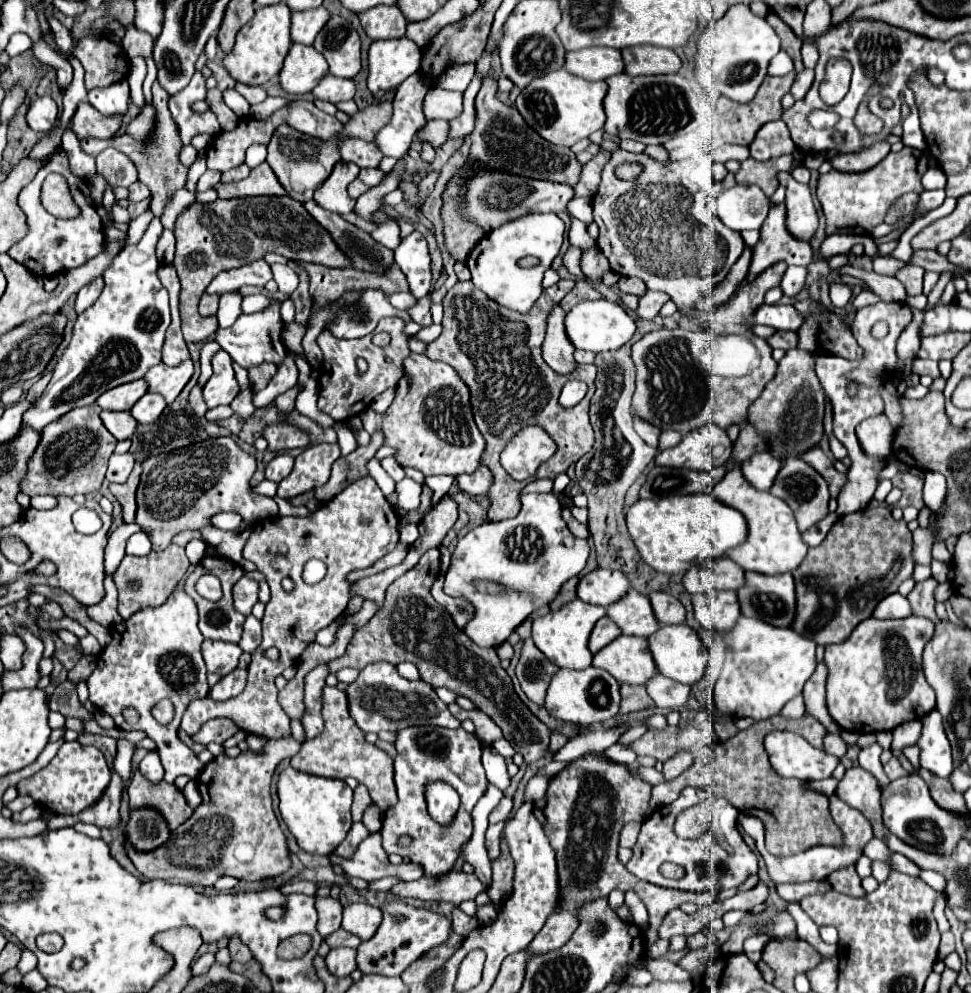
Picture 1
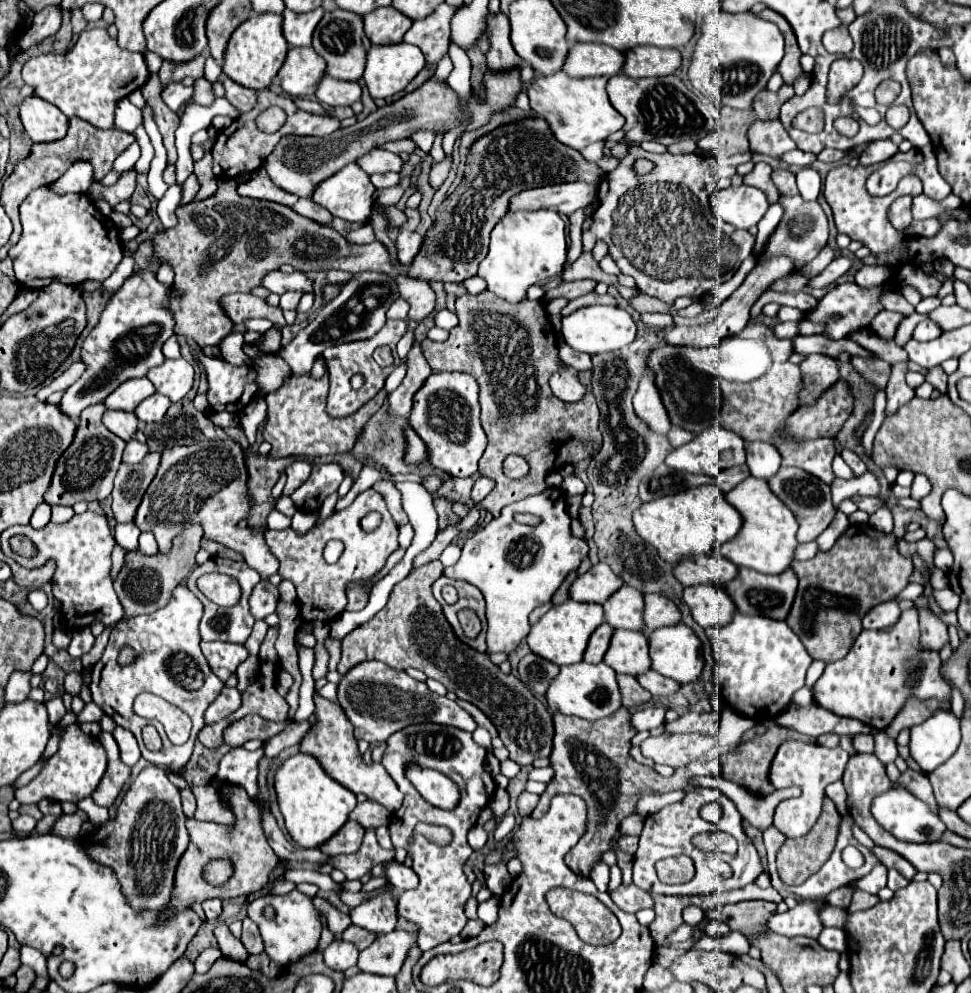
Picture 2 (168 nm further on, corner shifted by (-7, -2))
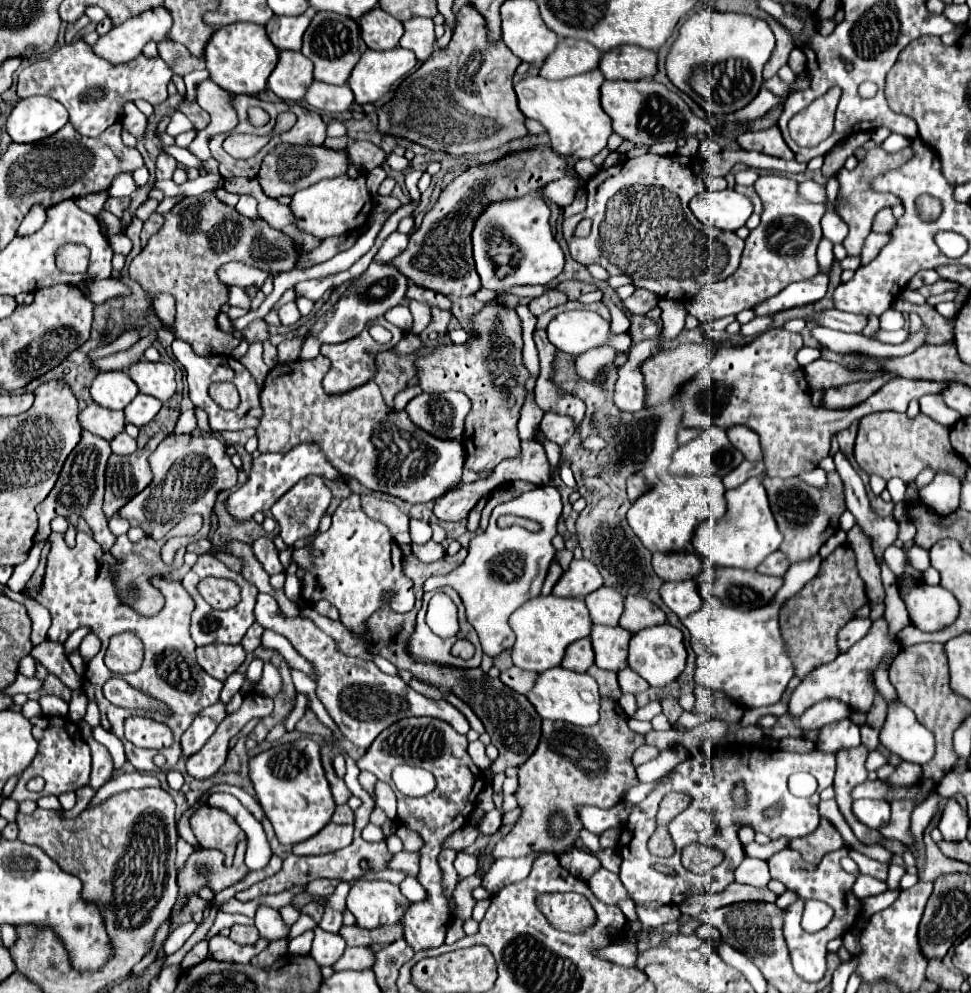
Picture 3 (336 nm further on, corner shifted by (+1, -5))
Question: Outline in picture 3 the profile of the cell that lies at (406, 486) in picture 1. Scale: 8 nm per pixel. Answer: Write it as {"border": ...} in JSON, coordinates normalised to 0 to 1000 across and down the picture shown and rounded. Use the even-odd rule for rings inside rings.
{"border":[[[423,523],[421,537],[423,537],[425,547],[440,547],[444,543],[444,529],[434,523]]]}

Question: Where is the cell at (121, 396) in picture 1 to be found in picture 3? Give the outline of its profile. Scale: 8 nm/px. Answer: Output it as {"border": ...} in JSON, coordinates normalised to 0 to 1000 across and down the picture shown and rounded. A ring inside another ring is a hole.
{"border":[[[127,374],[100,376],[94,390],[96,404],[108,412],[127,412],[137,400],[141,400],[141,396],[143,392],[139,390],[139,384]]]}

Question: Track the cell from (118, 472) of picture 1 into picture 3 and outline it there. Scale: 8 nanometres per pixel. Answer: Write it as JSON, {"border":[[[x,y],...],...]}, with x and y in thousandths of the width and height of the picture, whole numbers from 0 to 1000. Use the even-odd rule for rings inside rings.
{"border":[[[127,434],[127,436],[123,436],[123,438],[114,444],[114,452],[116,452],[116,456],[120,456],[120,458],[135,458],[135,456],[141,452],[141,444],[135,442],[135,440]]]}

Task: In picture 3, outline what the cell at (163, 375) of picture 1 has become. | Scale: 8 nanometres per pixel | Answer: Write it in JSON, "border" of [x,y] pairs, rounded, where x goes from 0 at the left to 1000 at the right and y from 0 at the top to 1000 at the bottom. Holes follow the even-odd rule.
{"border":[[[143,364],[143,366],[135,368],[133,378],[141,386],[145,396],[156,398],[168,406],[174,404],[182,392],[180,372],[178,372],[178,368],[168,366],[168,364],[166,366],[153,366],[153,364],[145,366]]]}

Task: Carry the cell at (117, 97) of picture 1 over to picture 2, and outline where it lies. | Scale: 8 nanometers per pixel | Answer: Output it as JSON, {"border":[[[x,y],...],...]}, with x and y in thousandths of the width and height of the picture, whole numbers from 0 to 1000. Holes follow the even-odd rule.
{"border":[[[133,99],[123,101],[120,111],[118,111],[118,129],[137,135],[143,125],[147,125],[147,113],[145,113],[145,109],[137,107],[133,103]]]}

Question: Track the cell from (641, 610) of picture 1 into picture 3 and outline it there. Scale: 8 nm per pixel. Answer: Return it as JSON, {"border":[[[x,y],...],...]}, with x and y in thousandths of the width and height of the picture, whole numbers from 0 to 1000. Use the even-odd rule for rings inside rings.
{"border":[[[619,591],[602,601],[602,607],[607,611],[611,627],[633,631],[637,629],[644,601],[637,595],[631,595],[631,591]]]}

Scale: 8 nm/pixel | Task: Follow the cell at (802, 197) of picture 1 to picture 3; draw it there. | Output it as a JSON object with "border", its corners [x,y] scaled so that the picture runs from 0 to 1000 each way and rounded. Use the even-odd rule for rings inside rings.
{"border":[[[784,176],[775,188],[786,202],[784,227],[767,241],[761,271],[751,281],[728,287],[720,297],[705,305],[708,313],[724,327],[773,311],[804,295],[813,285],[835,281],[843,275],[839,251],[846,243],[846,219],[850,206],[825,202],[821,198],[821,182],[808,176]]]}

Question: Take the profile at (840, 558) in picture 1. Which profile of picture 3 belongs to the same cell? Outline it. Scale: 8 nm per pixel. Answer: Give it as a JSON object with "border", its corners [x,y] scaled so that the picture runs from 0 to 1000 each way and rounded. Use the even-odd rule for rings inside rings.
{"border":[[[866,549],[846,567],[841,581],[813,601],[802,615],[802,629],[819,668],[819,680],[827,682],[839,672],[856,668],[864,660],[862,637],[891,607],[895,607],[895,603],[881,569],[881,557],[874,549]]]}

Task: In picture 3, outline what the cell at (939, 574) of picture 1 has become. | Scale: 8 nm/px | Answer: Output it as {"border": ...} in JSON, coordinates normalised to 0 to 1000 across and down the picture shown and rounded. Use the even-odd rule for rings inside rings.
{"border":[[[940,549],[940,551],[936,553],[936,565],[938,565],[938,569],[940,569],[944,575],[949,575],[949,577],[959,571],[957,555],[953,555],[951,551],[944,551],[944,549]]]}

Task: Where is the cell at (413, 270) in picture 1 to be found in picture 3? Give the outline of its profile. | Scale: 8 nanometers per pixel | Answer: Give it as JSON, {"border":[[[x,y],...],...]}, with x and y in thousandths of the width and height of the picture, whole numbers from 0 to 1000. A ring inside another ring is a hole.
{"border":[[[405,233],[405,235],[394,243],[392,251],[388,253],[386,263],[388,263],[388,265],[392,265],[392,263],[399,265],[399,263],[403,263],[407,257],[411,257],[413,253],[417,253],[419,245],[421,245],[421,239],[419,239],[419,237],[411,235],[411,233]]]}

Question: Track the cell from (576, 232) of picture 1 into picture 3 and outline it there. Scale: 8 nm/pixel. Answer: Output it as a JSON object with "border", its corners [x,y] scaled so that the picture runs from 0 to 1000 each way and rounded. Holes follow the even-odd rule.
{"border":[[[582,178],[582,180],[576,180],[576,182],[570,182],[570,184],[561,186],[555,194],[557,194],[559,200],[570,202],[574,208],[584,208],[584,206],[590,204],[594,188],[596,188],[594,180]]]}

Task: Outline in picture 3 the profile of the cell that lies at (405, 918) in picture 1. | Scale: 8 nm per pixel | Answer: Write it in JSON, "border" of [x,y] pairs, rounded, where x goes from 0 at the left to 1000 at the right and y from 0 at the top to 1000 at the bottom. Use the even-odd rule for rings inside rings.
{"border":[[[357,954],[351,968],[347,968],[343,972],[345,978],[353,978],[353,976],[384,976],[386,972],[386,958],[382,958],[382,954]]]}

